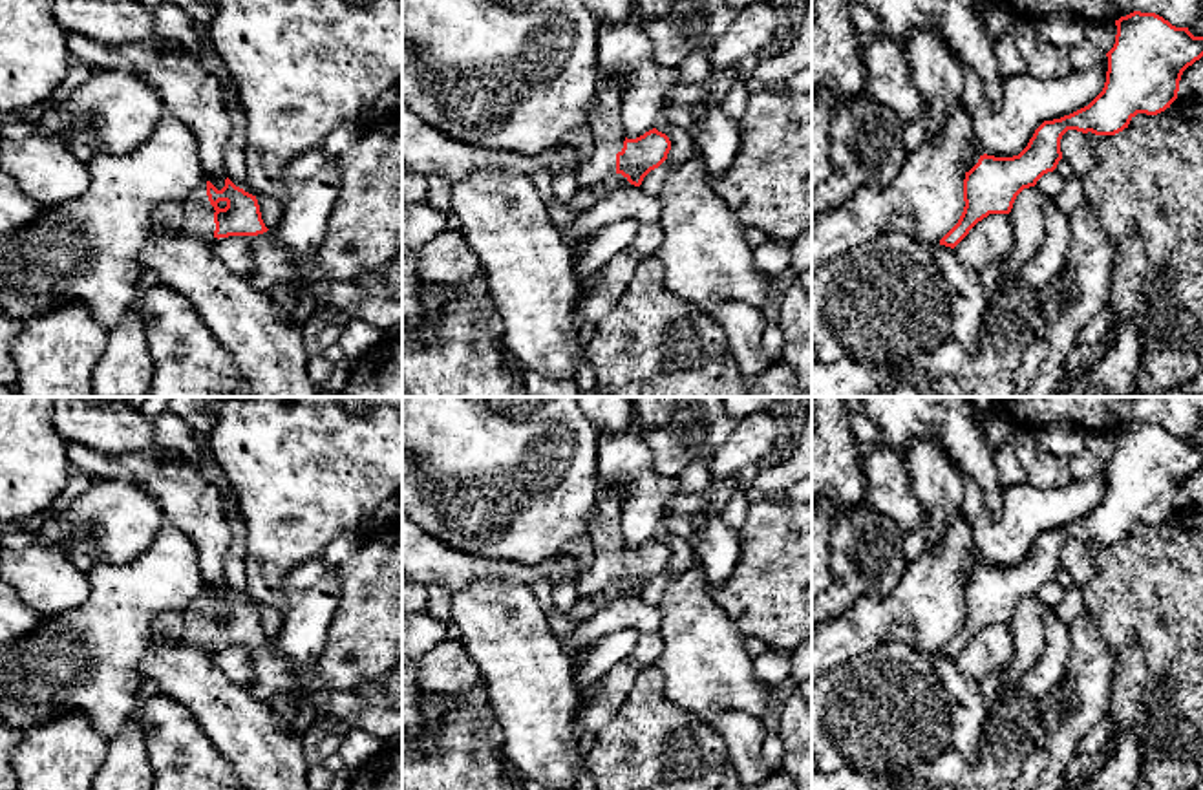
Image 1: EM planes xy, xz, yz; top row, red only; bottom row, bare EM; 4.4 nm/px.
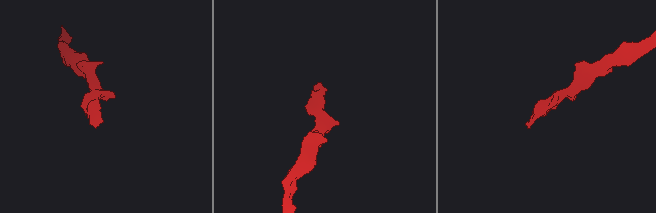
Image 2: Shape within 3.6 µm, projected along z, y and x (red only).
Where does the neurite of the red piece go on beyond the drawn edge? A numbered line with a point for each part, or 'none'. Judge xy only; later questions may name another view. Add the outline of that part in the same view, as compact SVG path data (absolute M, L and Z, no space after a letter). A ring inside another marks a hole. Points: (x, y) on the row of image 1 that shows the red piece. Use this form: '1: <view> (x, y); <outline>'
1: xy (198, 214); M207 181L194 188L183 201L183 223L181 232L201 238L205 241L214 240L214 207L207 196Z

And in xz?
1: xz (606, 125); M602 73L589 126L594 150L576 170L580 188L596 185L616 172L616 154L622 152L625 141L620 119L622 95L622 77Z

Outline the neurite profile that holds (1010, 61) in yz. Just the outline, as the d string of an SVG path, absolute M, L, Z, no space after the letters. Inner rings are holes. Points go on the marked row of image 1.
M1009 33L996 38L996 59L1004 77L1027 73L1027 66Z

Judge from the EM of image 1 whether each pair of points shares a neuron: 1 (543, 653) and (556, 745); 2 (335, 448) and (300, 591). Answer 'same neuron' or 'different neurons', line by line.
1: same neuron
2: different neurons

